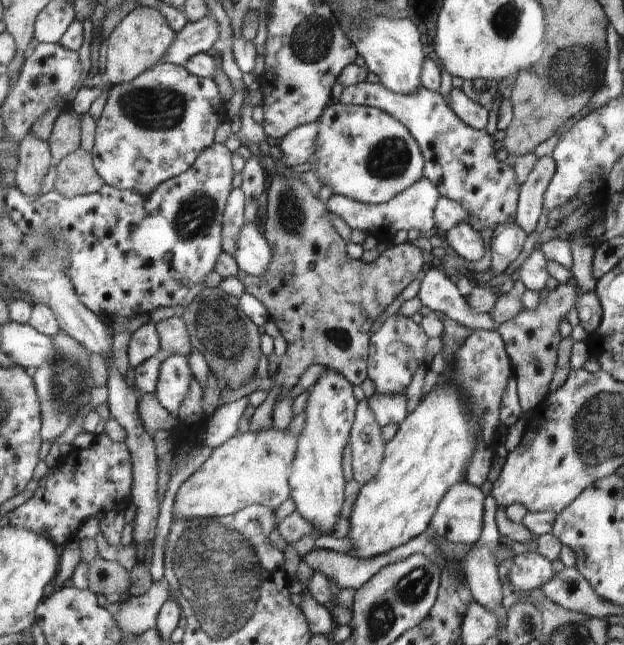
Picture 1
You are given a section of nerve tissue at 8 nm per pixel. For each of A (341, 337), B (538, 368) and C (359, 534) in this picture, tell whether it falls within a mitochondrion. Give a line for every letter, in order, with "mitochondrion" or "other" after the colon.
A: mitochondrion
B: other
C: other

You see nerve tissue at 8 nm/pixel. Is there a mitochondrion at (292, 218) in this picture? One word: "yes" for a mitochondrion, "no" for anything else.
yes

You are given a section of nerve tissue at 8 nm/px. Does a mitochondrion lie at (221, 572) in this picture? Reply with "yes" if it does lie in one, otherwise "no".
yes

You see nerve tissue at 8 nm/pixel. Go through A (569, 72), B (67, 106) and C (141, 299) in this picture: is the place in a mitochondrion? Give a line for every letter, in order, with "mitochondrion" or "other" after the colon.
A: mitochondrion
B: other
C: other

